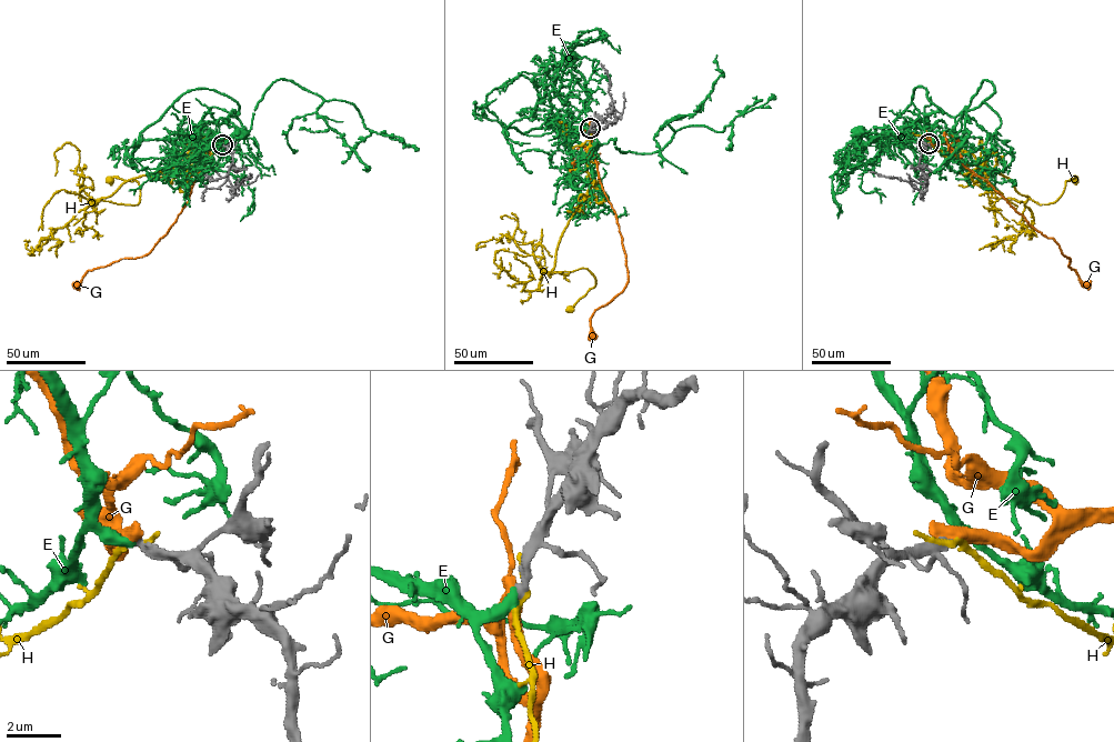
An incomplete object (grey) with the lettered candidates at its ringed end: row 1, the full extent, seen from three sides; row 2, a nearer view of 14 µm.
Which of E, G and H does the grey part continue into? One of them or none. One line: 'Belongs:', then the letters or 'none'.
Belongs: E

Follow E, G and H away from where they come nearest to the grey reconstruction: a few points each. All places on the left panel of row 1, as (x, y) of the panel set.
E: (223, 144), (216, 132), (204, 126), (199, 128), (199, 140), (209, 150), (223, 143), (234, 144), (241, 133)
G: (223, 144), (216, 143), (194, 179), (184, 206), (152, 250), (142, 257), (121, 259), (89, 270), (76, 286)
H: (223, 144), (203, 152), (187, 168), (132, 179), (100, 199), (138, 204), (139, 183), (110, 180)

